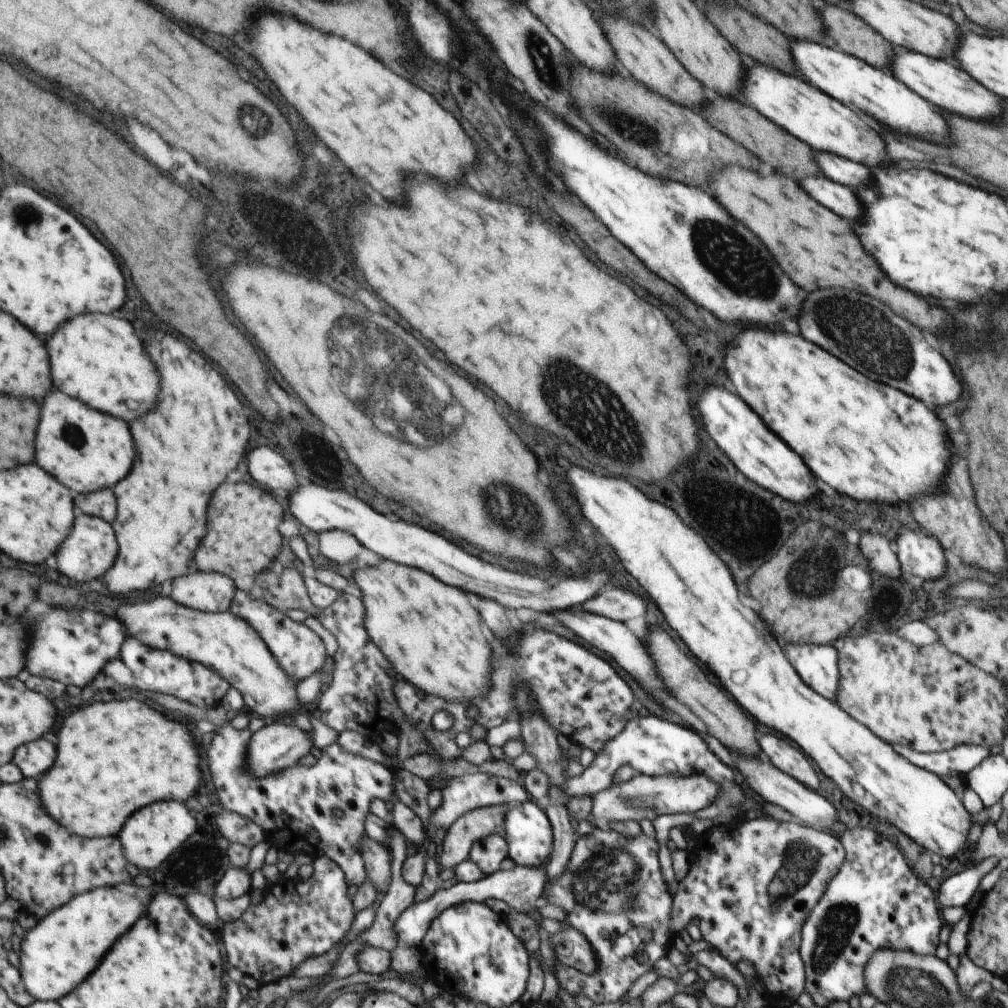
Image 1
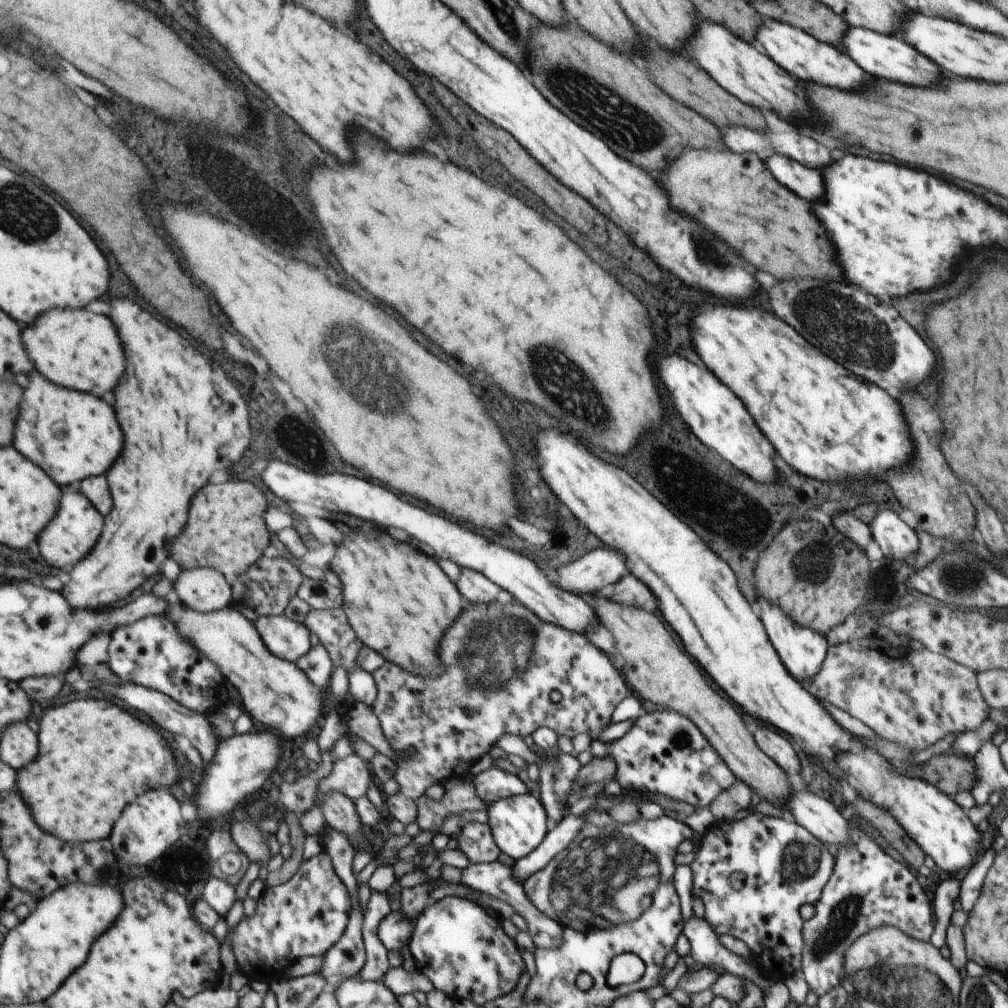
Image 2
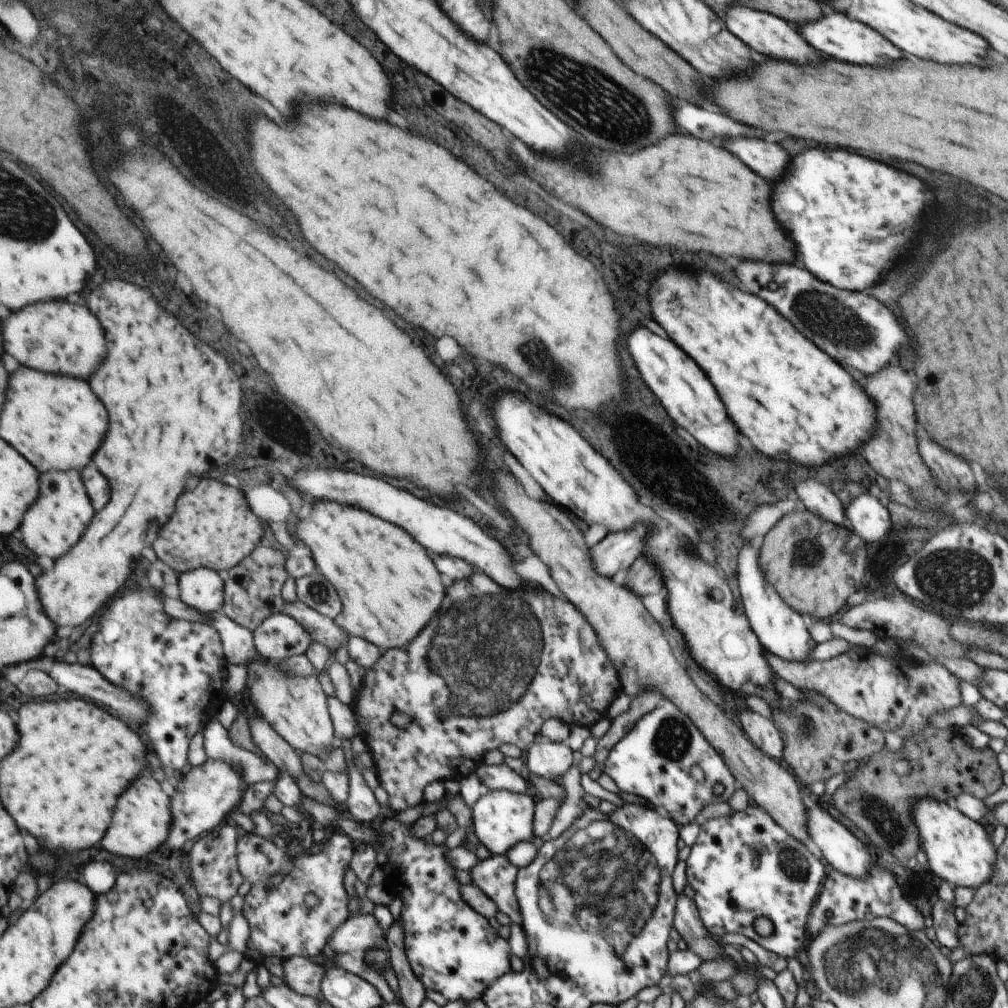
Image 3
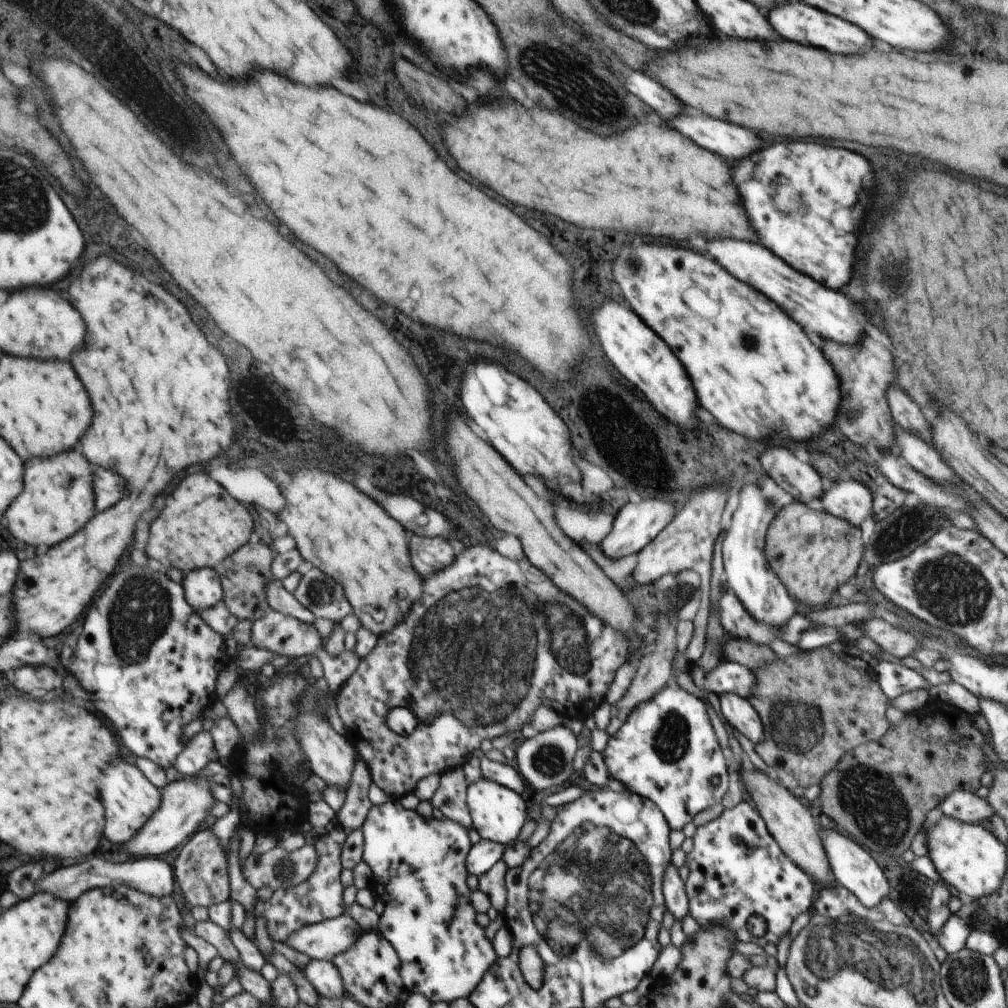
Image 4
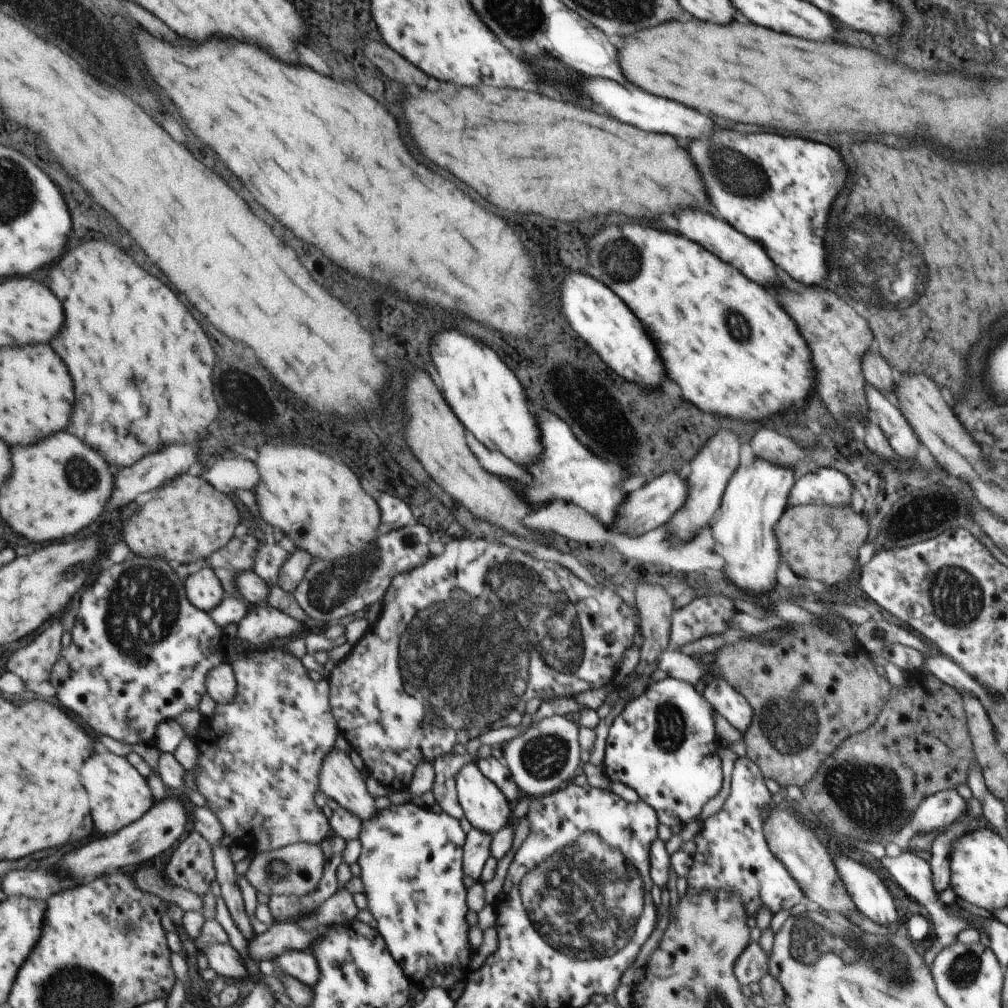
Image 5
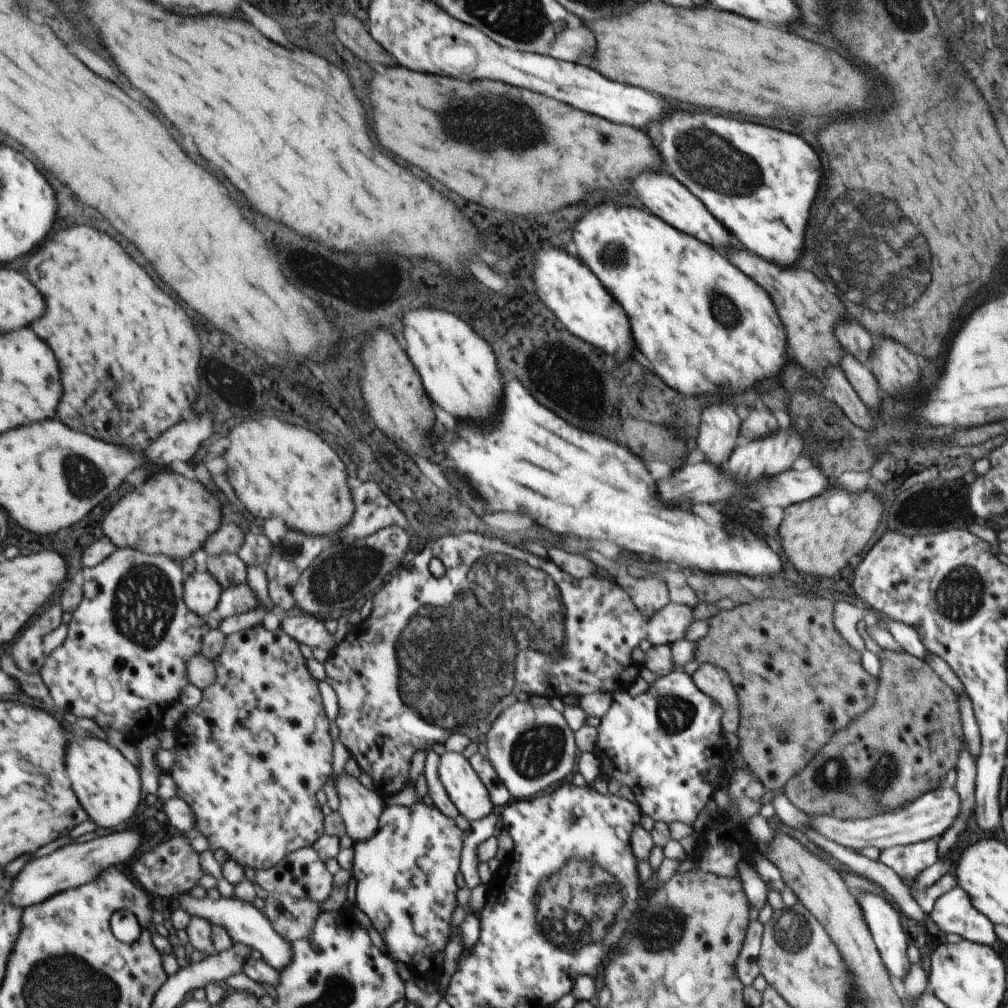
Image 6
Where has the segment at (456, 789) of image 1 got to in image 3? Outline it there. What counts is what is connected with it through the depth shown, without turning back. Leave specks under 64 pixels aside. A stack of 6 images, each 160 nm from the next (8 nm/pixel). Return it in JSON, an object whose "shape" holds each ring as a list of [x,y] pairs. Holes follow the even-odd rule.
{"shape":[[[481,763],[476,768],[475,774],[489,791],[506,790],[523,793],[527,790],[524,774],[518,775],[504,763],[499,765]]]}

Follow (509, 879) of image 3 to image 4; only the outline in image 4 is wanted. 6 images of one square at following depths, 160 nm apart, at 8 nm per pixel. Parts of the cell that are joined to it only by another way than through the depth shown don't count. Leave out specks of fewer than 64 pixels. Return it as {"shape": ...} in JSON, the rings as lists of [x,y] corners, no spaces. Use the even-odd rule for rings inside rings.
{"shape":[[[501,858],[477,877],[478,889],[487,895],[490,906],[500,914],[507,907],[507,886],[504,884],[504,876],[508,869]]]}

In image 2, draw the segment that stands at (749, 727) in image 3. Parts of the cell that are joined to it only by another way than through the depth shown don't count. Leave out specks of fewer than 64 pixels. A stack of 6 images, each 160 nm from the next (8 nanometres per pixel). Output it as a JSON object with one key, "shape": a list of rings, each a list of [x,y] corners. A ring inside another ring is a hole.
{"shape":[[[760,723],[753,732],[753,736],[756,737],[761,752],[772,757],[789,776],[799,774],[799,768],[801,766],[799,766],[797,754],[793,752],[791,744],[783,736],[779,736],[773,730],[767,730],[767,726]]]}

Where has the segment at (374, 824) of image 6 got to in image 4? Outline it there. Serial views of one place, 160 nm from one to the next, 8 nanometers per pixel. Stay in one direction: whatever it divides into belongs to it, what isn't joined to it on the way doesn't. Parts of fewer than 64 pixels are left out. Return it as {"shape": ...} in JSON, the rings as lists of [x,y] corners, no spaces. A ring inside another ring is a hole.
{"shape":[[[323,676],[316,679],[312,687],[308,688],[307,698],[303,700],[304,708],[296,714],[296,737],[300,742],[301,750],[308,757],[312,772],[321,777],[327,786],[338,786],[347,789],[355,770],[354,745],[346,734],[335,732],[327,718],[320,715],[315,705],[329,694],[329,684]]]}

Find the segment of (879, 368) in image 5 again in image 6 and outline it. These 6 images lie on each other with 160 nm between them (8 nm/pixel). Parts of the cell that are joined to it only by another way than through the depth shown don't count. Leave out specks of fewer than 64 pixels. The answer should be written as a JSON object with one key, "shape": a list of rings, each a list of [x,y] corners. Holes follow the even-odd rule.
{"shape":[[[845,318],[836,326],[836,337],[842,348],[863,366],[872,353],[873,337],[862,327]]]}

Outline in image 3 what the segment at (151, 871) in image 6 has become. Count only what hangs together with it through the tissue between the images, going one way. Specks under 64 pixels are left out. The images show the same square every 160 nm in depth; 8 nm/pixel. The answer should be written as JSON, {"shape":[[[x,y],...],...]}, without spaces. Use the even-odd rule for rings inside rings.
{"shape":[[[223,824],[213,833],[207,833],[193,842],[190,857],[192,866],[192,879],[202,898],[205,895],[219,897],[223,902],[237,896],[245,877],[241,872],[238,859],[239,832],[237,827]]]}

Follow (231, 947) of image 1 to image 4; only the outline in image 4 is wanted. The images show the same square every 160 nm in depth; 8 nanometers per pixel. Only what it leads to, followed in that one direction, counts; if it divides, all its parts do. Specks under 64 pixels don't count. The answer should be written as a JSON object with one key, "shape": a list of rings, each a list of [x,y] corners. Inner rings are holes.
{"shape":[[[335,825],[328,833],[319,836],[315,843],[317,852],[320,854],[320,860],[319,866],[316,868],[316,871],[312,874],[311,878],[296,887],[274,891],[272,897],[268,901],[263,901],[257,898],[256,905],[252,910],[255,924],[257,919],[265,917],[267,919],[269,934],[272,936],[273,940],[285,944],[293,933],[296,933],[303,927],[314,925],[329,919],[336,919],[347,913],[346,902],[344,899],[344,890],[346,888],[341,884],[341,870],[344,868],[342,865],[342,852],[344,851],[344,844],[346,843],[347,837],[348,834],[345,832],[343,826]]]}

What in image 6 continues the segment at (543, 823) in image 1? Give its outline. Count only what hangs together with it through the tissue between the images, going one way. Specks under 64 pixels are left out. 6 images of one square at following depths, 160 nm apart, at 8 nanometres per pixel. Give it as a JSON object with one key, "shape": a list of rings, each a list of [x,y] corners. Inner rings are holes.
{"shape":[[[445,751],[440,756],[437,774],[451,802],[465,820],[474,821],[489,815],[493,803],[487,786],[463,755]]]}

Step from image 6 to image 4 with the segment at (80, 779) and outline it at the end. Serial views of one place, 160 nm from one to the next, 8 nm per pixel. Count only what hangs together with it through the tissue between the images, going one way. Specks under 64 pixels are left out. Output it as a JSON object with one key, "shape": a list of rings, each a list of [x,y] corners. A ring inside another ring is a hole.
{"shape":[[[119,762],[117,766],[109,768],[103,776],[103,800],[105,800],[105,814],[107,814],[107,828],[105,836],[115,844],[128,843],[138,835],[138,832],[151,820],[151,817],[161,808],[163,792],[155,786],[145,773],[136,765],[129,762]]]}

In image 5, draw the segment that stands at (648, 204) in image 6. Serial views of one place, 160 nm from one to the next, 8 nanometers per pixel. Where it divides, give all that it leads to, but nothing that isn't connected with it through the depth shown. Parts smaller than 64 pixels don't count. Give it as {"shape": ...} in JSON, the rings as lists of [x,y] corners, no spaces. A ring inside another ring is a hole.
{"shape":[[[681,210],[677,216],[677,232],[683,236],[689,236],[689,240],[701,244],[701,248],[709,248],[709,252],[717,252],[717,256],[721,256],[721,260],[725,260],[727,264],[733,264],[733,268],[741,268],[741,272],[745,272],[745,276],[749,276],[749,280],[757,280],[757,284],[765,284],[773,286],[777,284],[777,272],[773,262],[767,258],[764,250],[753,240],[735,232],[729,224],[725,224],[721,218],[715,218],[711,214],[699,214],[699,212],[691,212],[691,210]]]}

